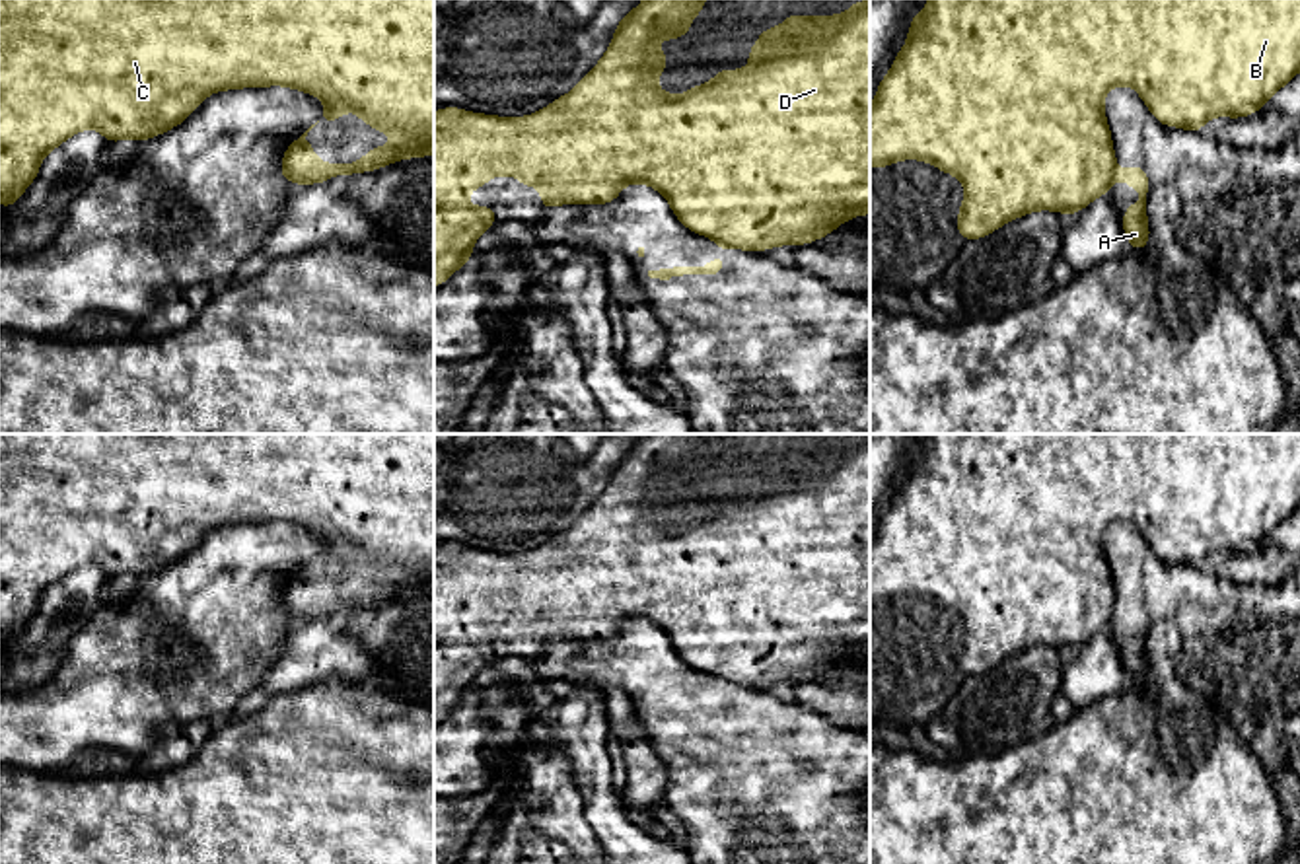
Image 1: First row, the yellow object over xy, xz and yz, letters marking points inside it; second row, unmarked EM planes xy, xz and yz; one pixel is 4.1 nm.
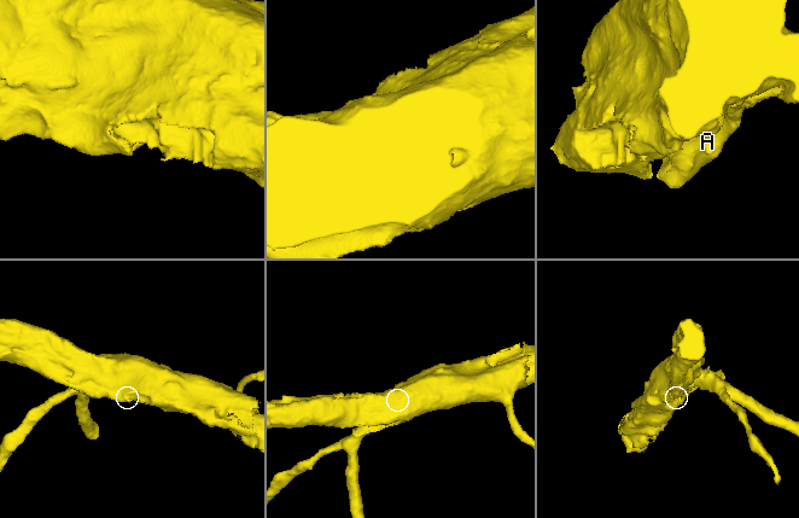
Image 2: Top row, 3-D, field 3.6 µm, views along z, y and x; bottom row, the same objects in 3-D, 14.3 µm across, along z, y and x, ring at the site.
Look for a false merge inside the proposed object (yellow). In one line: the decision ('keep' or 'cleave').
cleave

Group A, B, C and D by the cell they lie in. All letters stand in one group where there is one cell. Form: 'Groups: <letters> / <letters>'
Groups: A / B C D

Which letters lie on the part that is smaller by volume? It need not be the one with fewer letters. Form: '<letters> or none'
A

